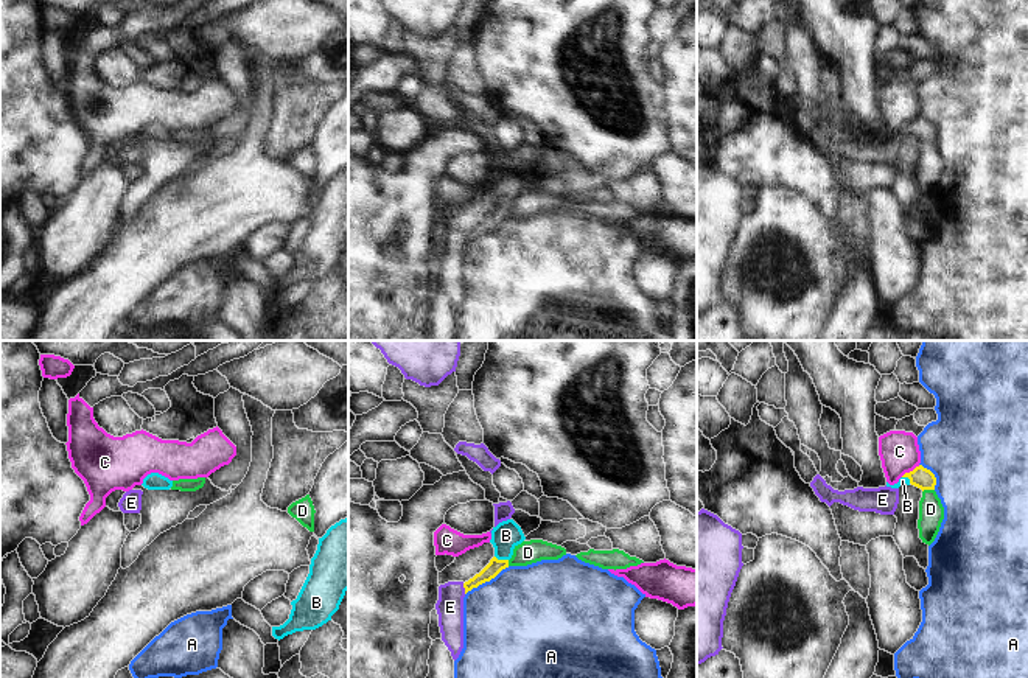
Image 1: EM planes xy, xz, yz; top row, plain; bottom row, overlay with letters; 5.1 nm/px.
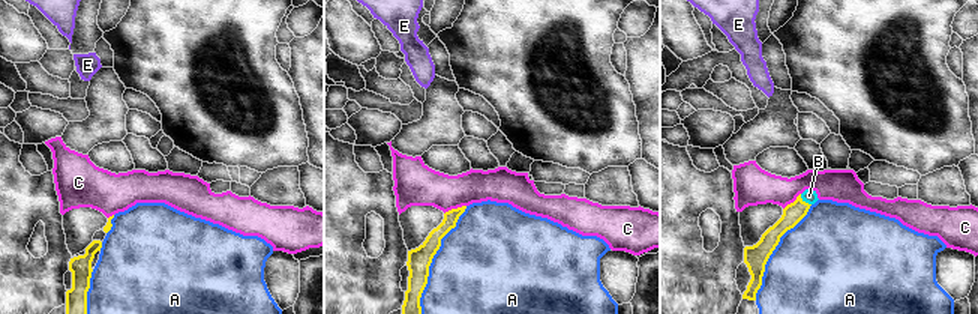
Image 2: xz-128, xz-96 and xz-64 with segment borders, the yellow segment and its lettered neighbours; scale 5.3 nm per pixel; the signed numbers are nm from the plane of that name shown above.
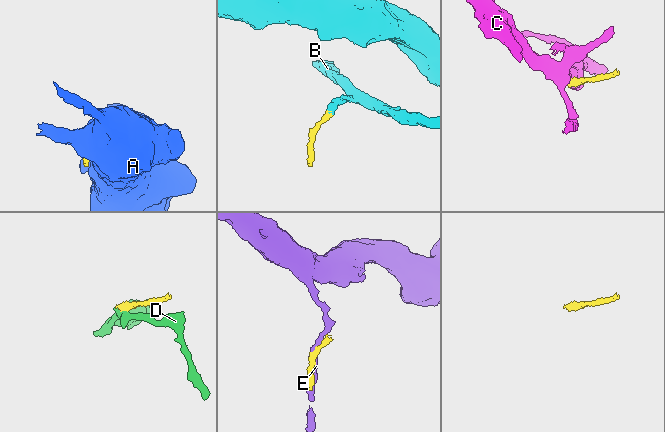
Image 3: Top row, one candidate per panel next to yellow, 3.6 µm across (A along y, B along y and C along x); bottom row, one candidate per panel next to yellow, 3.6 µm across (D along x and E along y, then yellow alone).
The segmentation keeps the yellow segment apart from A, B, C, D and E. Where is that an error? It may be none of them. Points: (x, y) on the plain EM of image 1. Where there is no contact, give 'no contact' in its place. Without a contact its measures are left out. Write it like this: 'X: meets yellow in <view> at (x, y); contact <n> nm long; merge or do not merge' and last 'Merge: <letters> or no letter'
A: meets yellow in xz at (487, 232); contact 280 nm long; do not merge
B: meets yellow in xz at (501, 212); contact 80 nm long; merge
C: meets yellow in yz at (910, 123); contact 120 nm long; do not merge
D: meets yellow in yz at (927, 140); contact 70 nm long; do not merge
E: meets yellow in xz at (464, 238); contact 60 nm long; do not merge
Merge: B

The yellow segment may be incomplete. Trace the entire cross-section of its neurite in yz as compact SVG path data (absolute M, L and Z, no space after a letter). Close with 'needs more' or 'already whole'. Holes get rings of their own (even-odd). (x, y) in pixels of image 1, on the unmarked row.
M919 117L919 118L916 118L913 123L905 124L905 126L899 131L897 135L890 137L890 135L886 134L886 138L899 140L899 138L904 137L904 135L907 135L907 137L911 135L911 137L921 140L922 143L924 143L924 142L935 142L936 129L935 129L935 126L933 126L930 121L927 121L927 120L924 120L922 117Z; needs more

